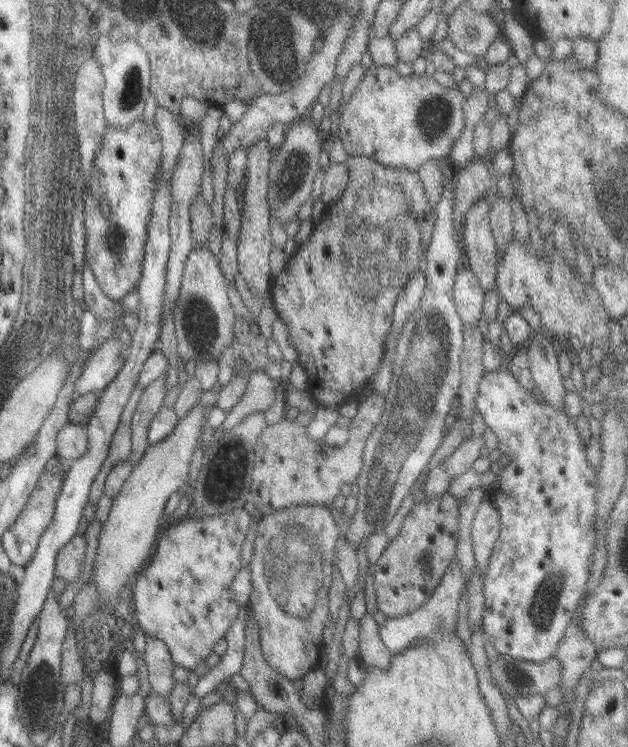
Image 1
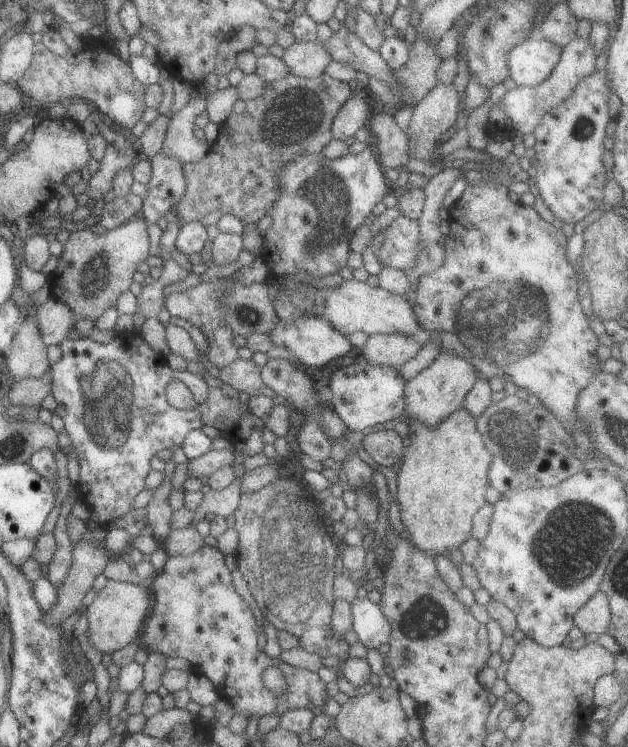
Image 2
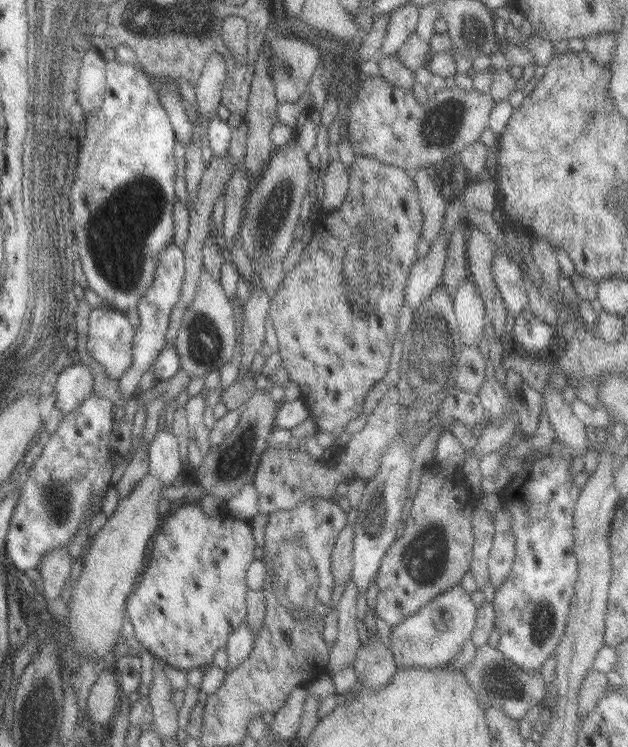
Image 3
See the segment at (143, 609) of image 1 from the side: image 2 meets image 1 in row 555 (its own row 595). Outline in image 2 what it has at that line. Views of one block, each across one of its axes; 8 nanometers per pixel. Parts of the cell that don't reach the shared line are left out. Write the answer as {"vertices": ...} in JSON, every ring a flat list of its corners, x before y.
{"vertices":[[203,545,196,552,189,555,169,555,167,561,159,571,153,574,151,582,153,590,153,606,145,620,140,643,147,651,155,651,165,657,178,657,190,663,189,671,196,671,208,678,214,685,218,697,231,705,233,713,242,713,247,719,251,716,260,719,270,713,281,717,286,711,292,709,311,709,318,711,326,701,327,686,315,672,301,670,287,666,282,661,273,662,283,674,286,688,281,695,273,695,263,689,260,682,260,672,271,664,268,655,259,651,260,627,248,604,243,601,232,585,230,572,224,564,224,556,216,548]]}

